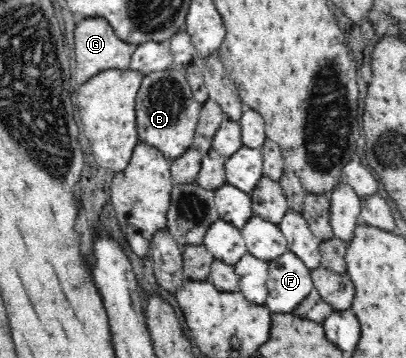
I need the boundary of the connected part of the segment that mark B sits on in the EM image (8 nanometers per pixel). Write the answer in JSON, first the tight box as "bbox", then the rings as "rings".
{"bbox":[135,67,203,161],"rings":[[[171,67],[144,75],[135,100],[139,142],[156,147],[169,161],[193,147],[195,128],[203,104],[193,95],[182,68]]]}

